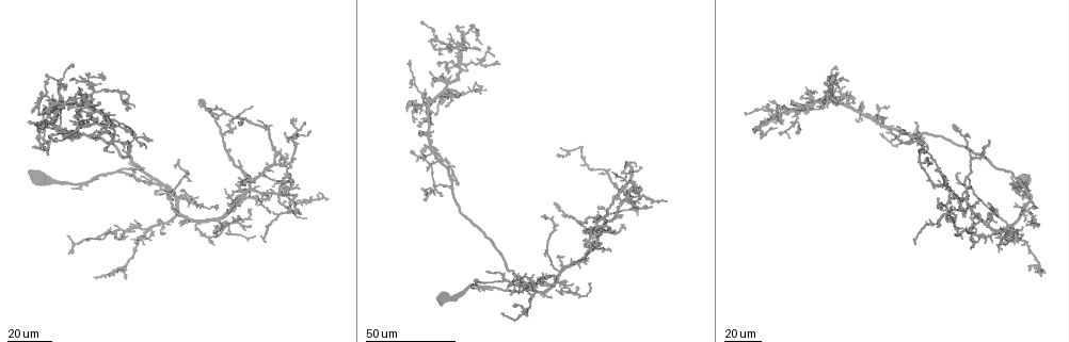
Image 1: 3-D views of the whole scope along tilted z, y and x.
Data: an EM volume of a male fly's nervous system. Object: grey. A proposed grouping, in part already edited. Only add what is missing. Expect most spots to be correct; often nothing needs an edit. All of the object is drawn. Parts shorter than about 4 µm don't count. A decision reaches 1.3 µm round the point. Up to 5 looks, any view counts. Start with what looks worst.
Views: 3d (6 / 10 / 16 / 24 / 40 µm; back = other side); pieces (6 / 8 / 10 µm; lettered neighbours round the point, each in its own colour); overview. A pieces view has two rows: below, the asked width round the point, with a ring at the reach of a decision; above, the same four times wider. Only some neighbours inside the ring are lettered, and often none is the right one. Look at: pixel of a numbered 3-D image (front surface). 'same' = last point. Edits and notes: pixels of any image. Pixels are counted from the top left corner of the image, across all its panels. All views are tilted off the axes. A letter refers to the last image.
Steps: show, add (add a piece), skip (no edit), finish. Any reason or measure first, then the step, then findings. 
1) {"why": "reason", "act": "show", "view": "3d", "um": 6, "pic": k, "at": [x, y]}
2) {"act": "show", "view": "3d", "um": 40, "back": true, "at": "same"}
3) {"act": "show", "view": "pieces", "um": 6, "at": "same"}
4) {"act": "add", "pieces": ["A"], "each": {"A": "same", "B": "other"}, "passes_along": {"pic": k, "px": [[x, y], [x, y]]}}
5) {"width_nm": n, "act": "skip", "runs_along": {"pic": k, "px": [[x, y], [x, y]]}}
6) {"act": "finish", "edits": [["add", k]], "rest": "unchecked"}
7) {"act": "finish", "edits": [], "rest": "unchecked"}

{"why": "branch stops here", "act": "show", "view": "3d", "um": 24, "pic": 1, "at": [445, 44]}

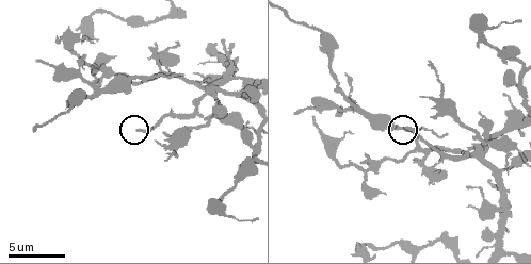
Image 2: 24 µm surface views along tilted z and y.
{"act": "show", "view": "pieces", "um": 8, "pic": 2, "at": [138, 132]}

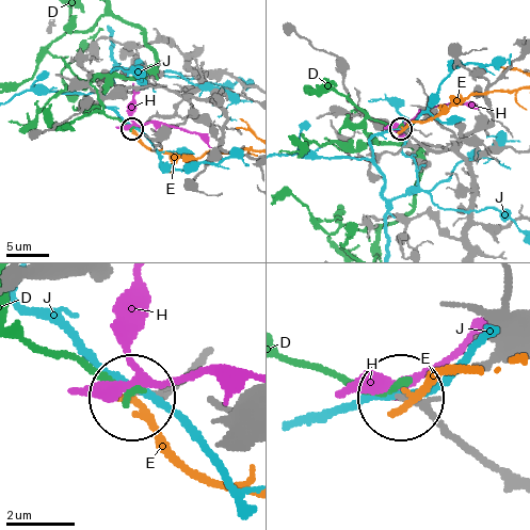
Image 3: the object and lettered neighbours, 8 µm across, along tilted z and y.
{"act": "skip", "each": {"D": "other", "E": "other", "H": "other", "J": "other"}, "found": "none of them fits"}

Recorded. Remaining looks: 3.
{"why": "an open end", "act": "show", "view": "3d", "um": 24, "pic": 1, "at": [453, 170]}

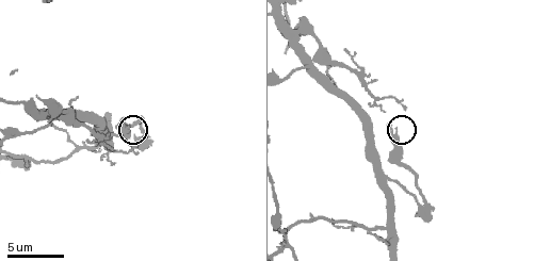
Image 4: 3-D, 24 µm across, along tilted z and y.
{"act": "show", "view": "pieces", "um": 10, "pic": 4, "at": [389, 122]}

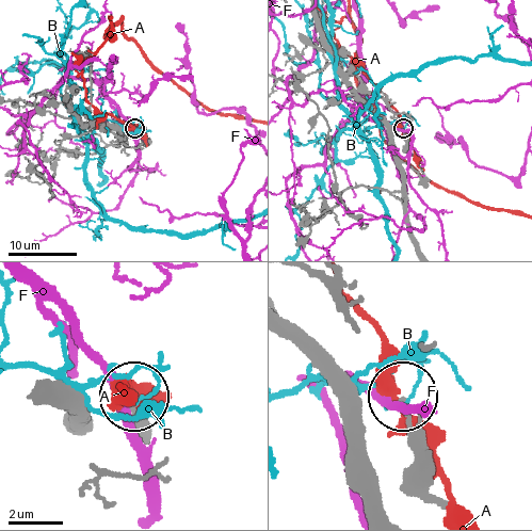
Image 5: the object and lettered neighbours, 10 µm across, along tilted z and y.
{"act": "skip", "each": {"A": "other", "B": "other", "F": "other"}, "found": "no lettered piece goes on from it"}

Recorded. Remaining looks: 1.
{"act": "finish", "edits": [], "rest": "unchecked"}

